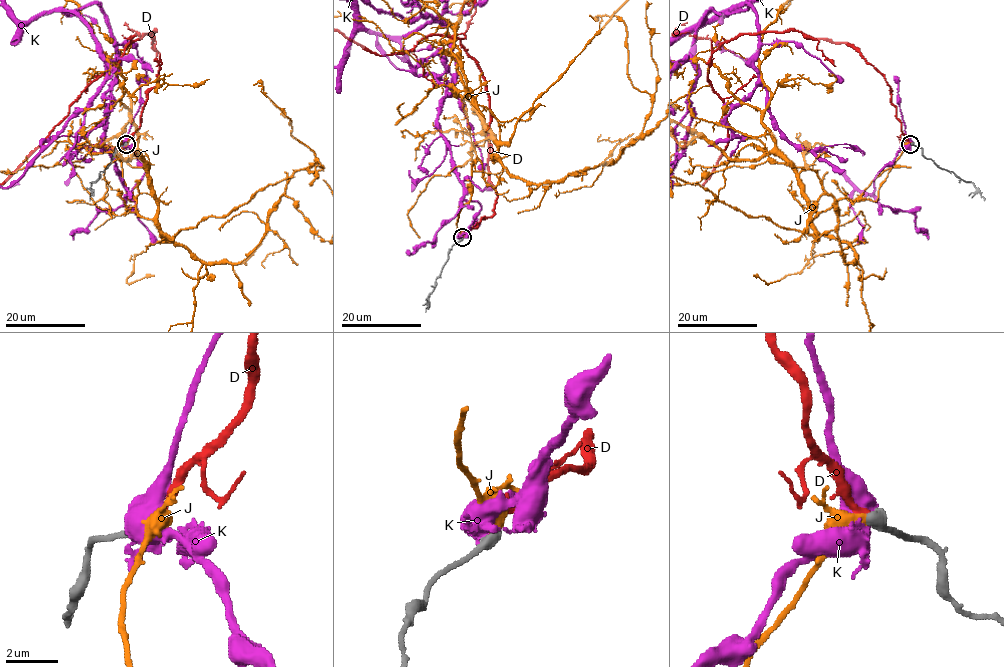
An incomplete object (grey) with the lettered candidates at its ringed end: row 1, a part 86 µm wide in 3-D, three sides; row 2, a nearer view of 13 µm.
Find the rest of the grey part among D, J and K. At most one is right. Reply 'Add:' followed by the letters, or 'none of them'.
Add: J

